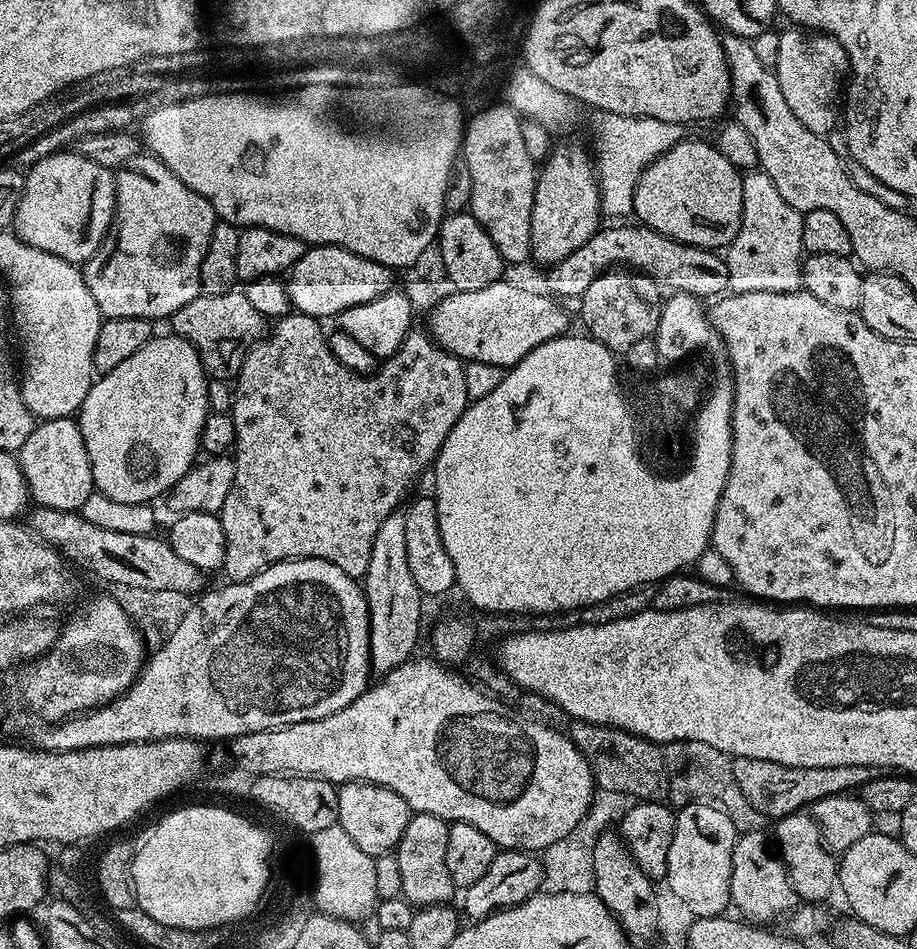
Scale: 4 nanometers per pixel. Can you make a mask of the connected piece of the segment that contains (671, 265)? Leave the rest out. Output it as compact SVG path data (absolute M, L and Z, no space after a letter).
M601 227L600 231L595 232L585 244L578 246L578 250L570 254L570 258L547 269L549 288L547 291L556 298L584 296L594 278L621 266L634 272L644 273L665 289L672 288L668 290L673 293L684 292L688 296L716 298L729 291L728 266L725 257L719 251L683 244L658 234L653 228L635 227Z

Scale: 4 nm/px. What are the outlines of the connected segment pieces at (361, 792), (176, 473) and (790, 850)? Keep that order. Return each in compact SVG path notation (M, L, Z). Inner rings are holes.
M353 782L341 784L338 788L338 823L354 843L366 850L373 858L391 853L399 844L406 826L413 816L413 811L407 802L394 790L381 784L366 784Z
M167 334L168 336L153 335L151 340L146 342L146 346L142 346L142 350L138 350L138 354L126 358L126 362L122 362L119 366L114 366L114 370L103 373L93 383L92 389L86 394L86 398L82 402L78 413L78 423L80 425L80 433L82 434L82 442L86 442L86 454L90 458L90 470L92 471L92 482L97 493L100 492L105 501L114 504L152 504L156 499L163 497L169 490L176 485L178 478L185 476L188 471L197 463L198 457L196 452L201 451L200 435L203 433L204 423L207 422L210 413L208 407L208 383L209 377L204 370L204 364L200 360L200 352L194 347L190 341L184 340L181 336L175 334Z
M807 811L792 812L788 816L781 816L775 821L776 824L776 840L774 836L774 844L778 849L778 855L783 860L784 865L788 867L788 877L794 886L797 897L801 901L810 904L823 905L824 900L828 900L838 888L838 860L833 853L828 851L824 844L823 838L820 837L820 828L816 821L812 819Z

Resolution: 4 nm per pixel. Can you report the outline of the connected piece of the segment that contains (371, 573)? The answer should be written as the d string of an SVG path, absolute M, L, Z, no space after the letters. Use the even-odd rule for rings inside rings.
M403 511L391 512L374 536L370 552L370 566L362 577L364 597L368 603L368 662L376 674L392 672L413 659L420 640L420 623L424 620L425 597L418 590L418 582L410 575L406 562L406 518Z

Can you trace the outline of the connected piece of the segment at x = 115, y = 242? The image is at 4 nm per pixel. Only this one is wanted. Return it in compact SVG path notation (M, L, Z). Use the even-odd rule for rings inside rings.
M151 154L145 157L145 173L129 170L115 173L116 213L112 216L112 227L98 251L82 268L86 286L90 286L90 294L94 294L94 302L98 302L98 310L104 320L142 318L159 322L163 316L164 319L170 318L182 310L186 302L201 295L202 258L206 258L210 234L218 223L217 214L206 198L186 187L161 160Z

